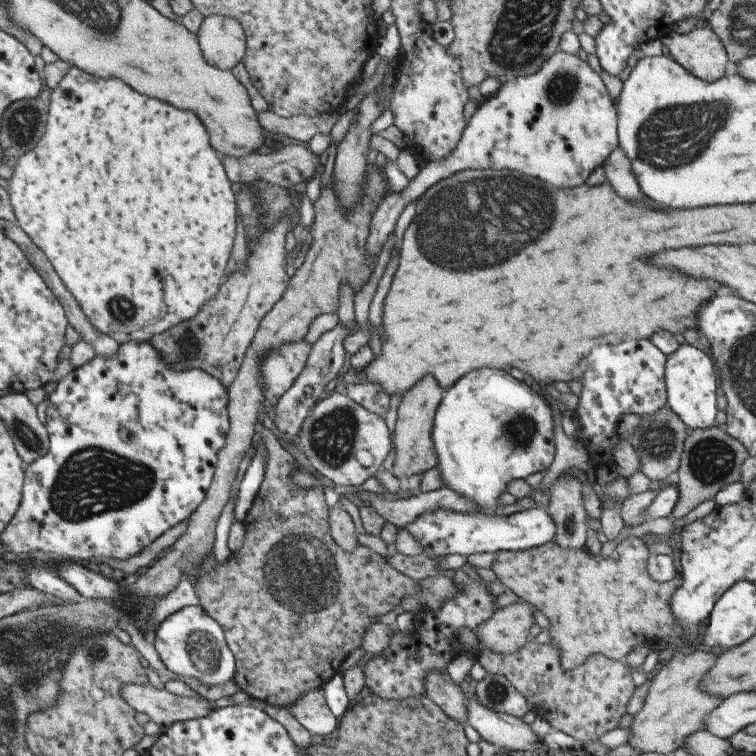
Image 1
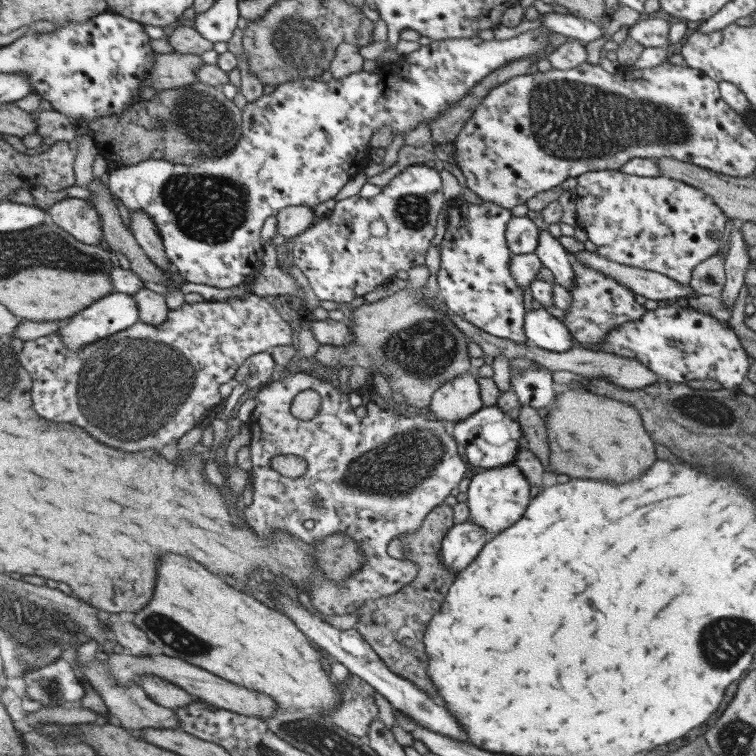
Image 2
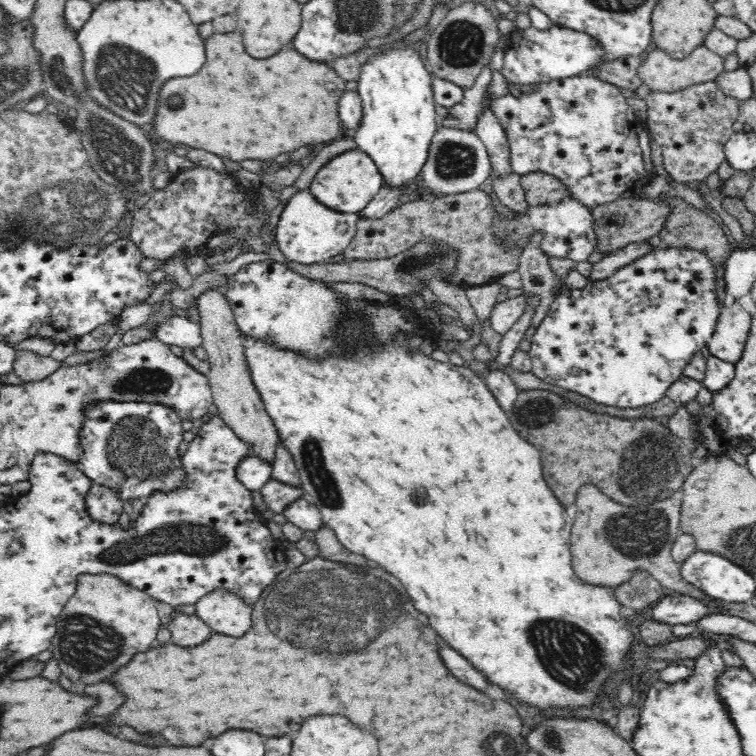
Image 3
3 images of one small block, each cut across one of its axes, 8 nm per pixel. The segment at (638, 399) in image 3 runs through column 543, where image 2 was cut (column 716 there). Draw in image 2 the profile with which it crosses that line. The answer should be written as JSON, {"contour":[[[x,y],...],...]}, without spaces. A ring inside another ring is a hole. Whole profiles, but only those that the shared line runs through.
{"contour":[[[678,304],[648,311],[642,319],[624,324],[622,327],[611,331],[602,344],[596,344],[590,349],[614,353],[625,358],[634,358],[666,381],[687,384],[690,380],[710,377],[720,382],[724,389],[738,388],[744,375],[748,374],[750,364],[753,361],[740,344],[736,334],[729,328],[727,322],[720,323],[711,316],[700,313],[690,306],[681,308]]]}

